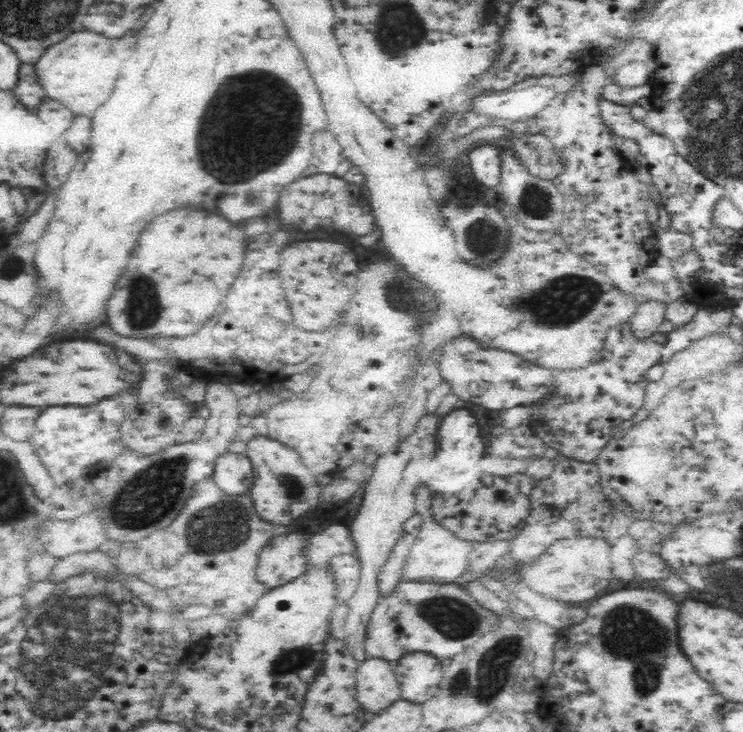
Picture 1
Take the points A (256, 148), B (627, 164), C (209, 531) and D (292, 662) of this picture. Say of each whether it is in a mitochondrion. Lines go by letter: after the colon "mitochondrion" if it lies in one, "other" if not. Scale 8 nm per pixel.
A: mitochondrion
B: other
C: mitochondrion
D: mitochondrion

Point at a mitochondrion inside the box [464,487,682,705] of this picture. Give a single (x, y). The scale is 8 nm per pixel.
(628, 634)

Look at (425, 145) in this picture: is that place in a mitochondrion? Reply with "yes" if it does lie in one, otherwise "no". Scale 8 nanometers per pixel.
no

